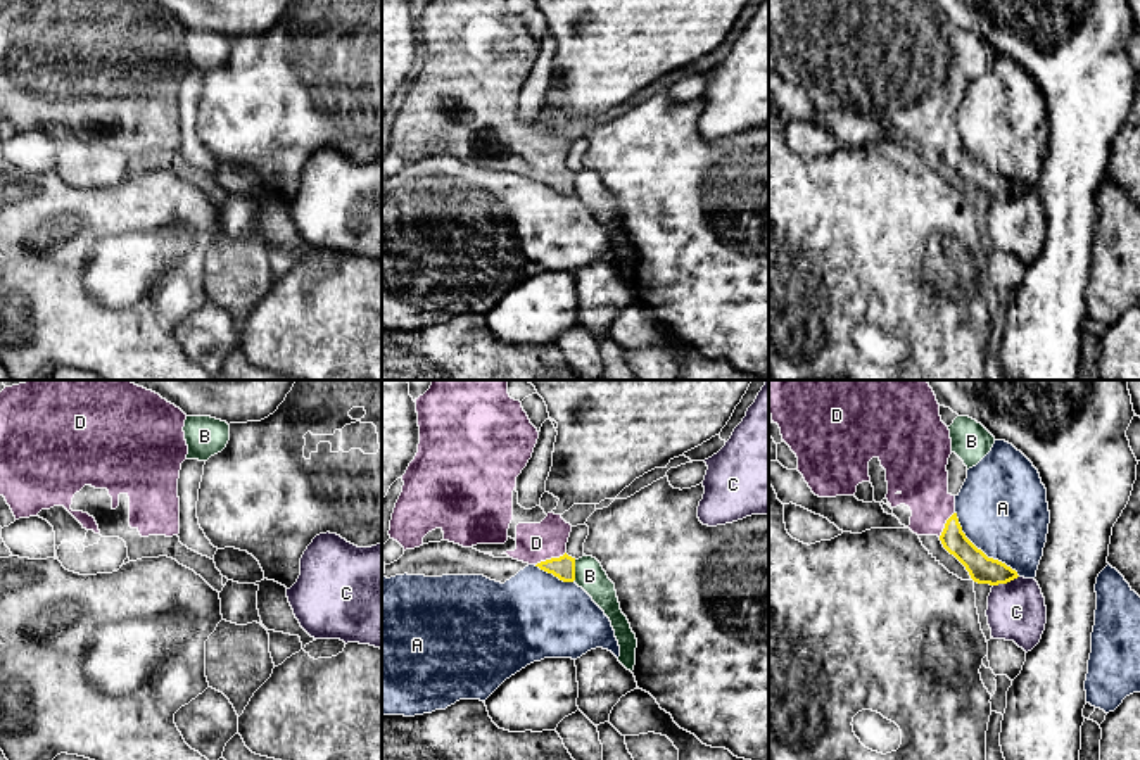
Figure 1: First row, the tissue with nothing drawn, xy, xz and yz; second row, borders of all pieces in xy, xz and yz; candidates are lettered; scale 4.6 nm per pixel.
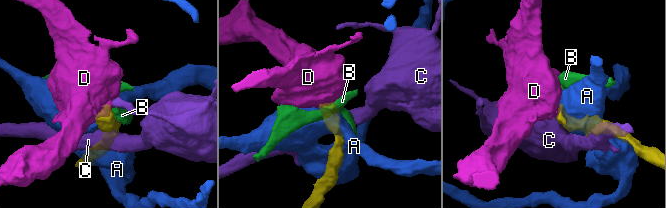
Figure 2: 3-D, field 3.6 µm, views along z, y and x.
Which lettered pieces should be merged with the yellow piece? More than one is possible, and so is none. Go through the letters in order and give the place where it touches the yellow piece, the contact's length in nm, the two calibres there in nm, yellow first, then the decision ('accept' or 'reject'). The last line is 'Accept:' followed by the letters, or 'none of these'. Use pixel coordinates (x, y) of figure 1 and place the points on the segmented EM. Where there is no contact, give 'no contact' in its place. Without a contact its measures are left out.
A: yz (980, 550) | 420 nm | 130/420 nm | reject
B: xz (574, 570) | 110 nm | 110/140 nm | reject
C: yz (1006, 582) | 130 nm | 130/280 nm | reject
D: xz (551, 558) | 160 nm | 110/180 nm | accept
Accept: D

